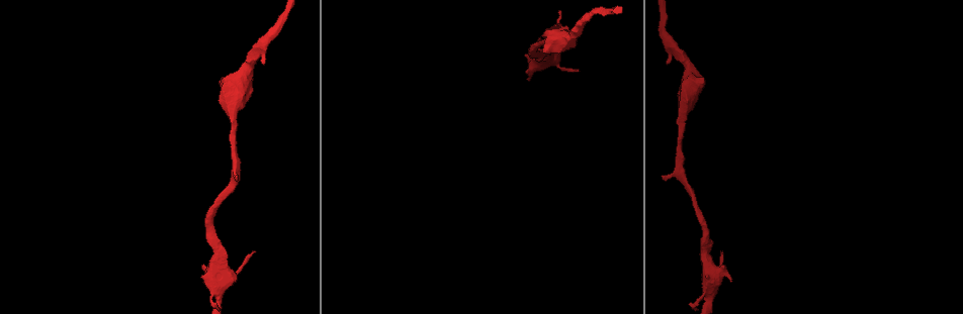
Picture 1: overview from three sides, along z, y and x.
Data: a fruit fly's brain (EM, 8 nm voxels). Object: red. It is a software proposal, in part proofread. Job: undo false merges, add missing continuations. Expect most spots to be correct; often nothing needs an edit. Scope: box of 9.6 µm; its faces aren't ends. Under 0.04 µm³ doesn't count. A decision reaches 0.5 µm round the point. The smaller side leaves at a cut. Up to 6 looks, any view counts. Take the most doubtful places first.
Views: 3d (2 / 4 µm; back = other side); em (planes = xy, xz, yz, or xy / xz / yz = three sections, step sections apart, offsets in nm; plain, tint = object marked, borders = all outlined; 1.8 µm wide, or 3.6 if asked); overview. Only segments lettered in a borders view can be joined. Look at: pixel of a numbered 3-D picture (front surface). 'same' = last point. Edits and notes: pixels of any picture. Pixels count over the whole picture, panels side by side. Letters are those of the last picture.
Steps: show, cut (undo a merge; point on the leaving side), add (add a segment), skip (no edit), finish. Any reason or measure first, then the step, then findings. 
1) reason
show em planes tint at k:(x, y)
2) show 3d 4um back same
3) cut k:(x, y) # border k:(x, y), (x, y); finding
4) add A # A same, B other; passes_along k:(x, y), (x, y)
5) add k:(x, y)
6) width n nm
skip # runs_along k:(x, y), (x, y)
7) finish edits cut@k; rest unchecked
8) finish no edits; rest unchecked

an open end
show em planes borders at 1:(669, 64)

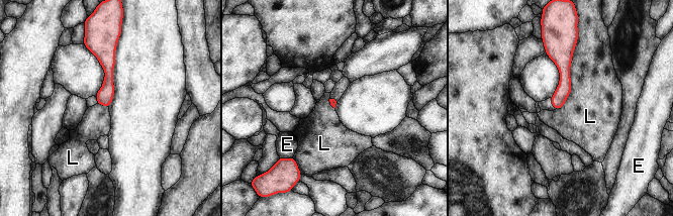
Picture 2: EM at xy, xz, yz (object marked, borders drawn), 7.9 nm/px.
skip # E other, L other; no lettered segment goes on from it

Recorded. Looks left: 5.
an open end
show 3d 2um at 1:(720, 251)

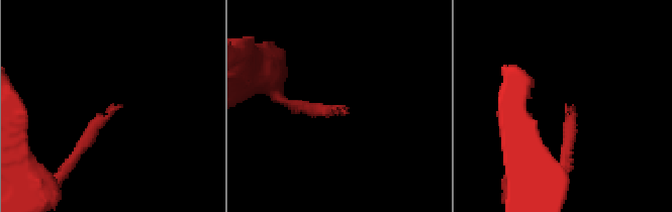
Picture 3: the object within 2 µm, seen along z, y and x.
show em planes borders at 3:(118, 106)

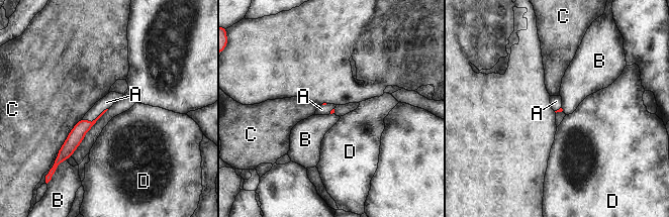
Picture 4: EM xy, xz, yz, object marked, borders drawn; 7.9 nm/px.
add A # A same, B other, C other, D other; passes_along 4:(76, 136), (96, 118), (106, 102); the neuron continues

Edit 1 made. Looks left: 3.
show overview

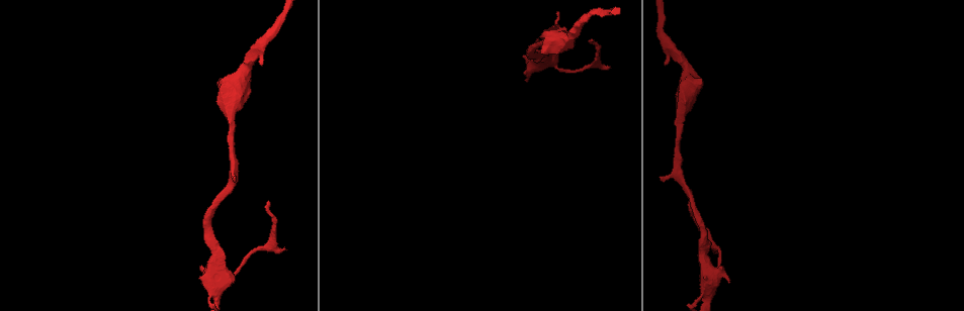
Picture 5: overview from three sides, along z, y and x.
free end
show em xy step 4 tint at 5:(233, 177)

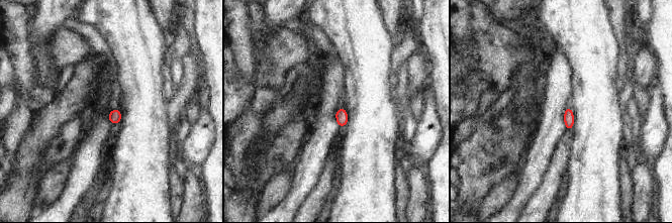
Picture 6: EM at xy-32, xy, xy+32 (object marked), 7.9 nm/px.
show em planes borders same

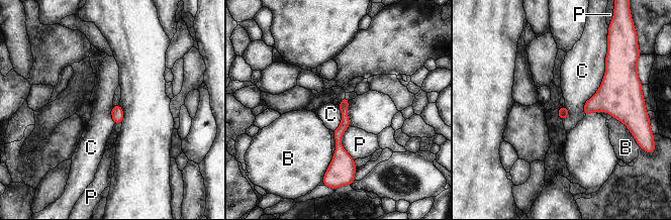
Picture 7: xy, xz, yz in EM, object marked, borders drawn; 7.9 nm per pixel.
skip # B other, C other, P other; none of them fits

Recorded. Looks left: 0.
finish edits add@4; rest unchecked

